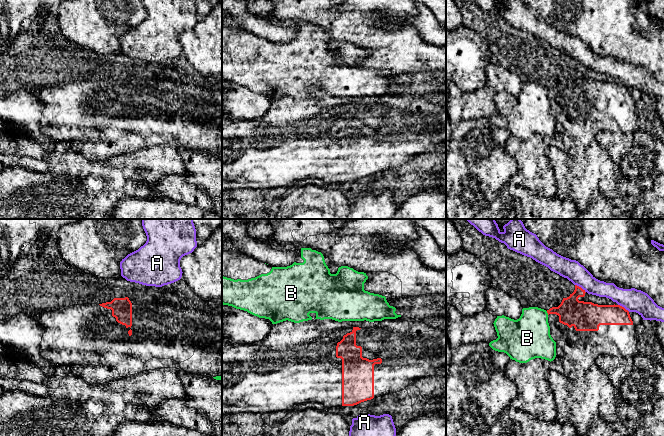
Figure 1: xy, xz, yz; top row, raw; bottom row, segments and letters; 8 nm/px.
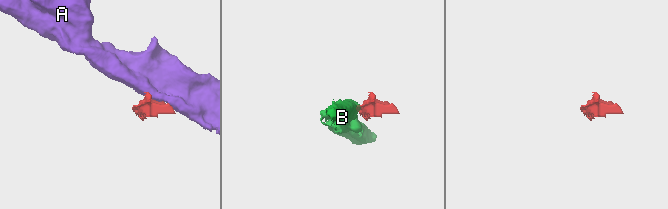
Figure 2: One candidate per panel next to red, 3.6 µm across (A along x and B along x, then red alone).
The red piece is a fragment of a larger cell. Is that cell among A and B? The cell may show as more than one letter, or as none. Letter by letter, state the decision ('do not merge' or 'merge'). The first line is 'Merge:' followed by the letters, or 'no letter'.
Merge: no letter
A: do not merge
B: do not merge

